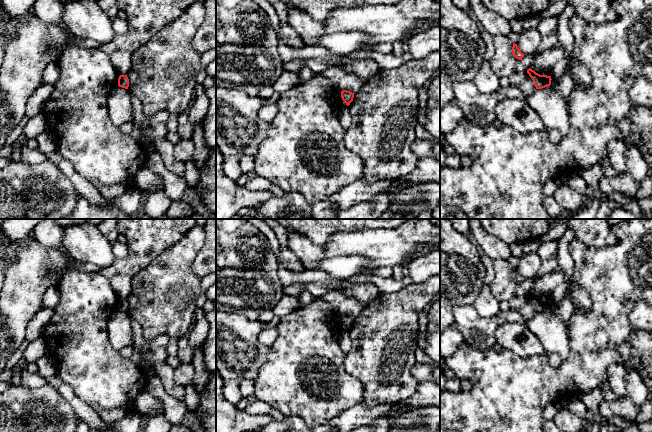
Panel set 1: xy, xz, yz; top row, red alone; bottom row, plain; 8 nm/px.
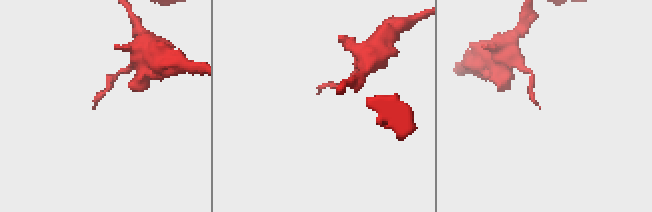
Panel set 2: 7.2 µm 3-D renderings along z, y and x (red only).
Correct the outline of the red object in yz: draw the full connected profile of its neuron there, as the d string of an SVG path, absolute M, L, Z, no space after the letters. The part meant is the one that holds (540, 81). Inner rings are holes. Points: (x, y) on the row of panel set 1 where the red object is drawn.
M531 68L527 70L527 73L532 78L536 89L542 89L551 85L551 76L540 75Z

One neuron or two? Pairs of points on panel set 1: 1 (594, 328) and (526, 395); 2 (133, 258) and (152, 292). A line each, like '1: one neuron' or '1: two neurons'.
1: one neuron
2: two neurons

